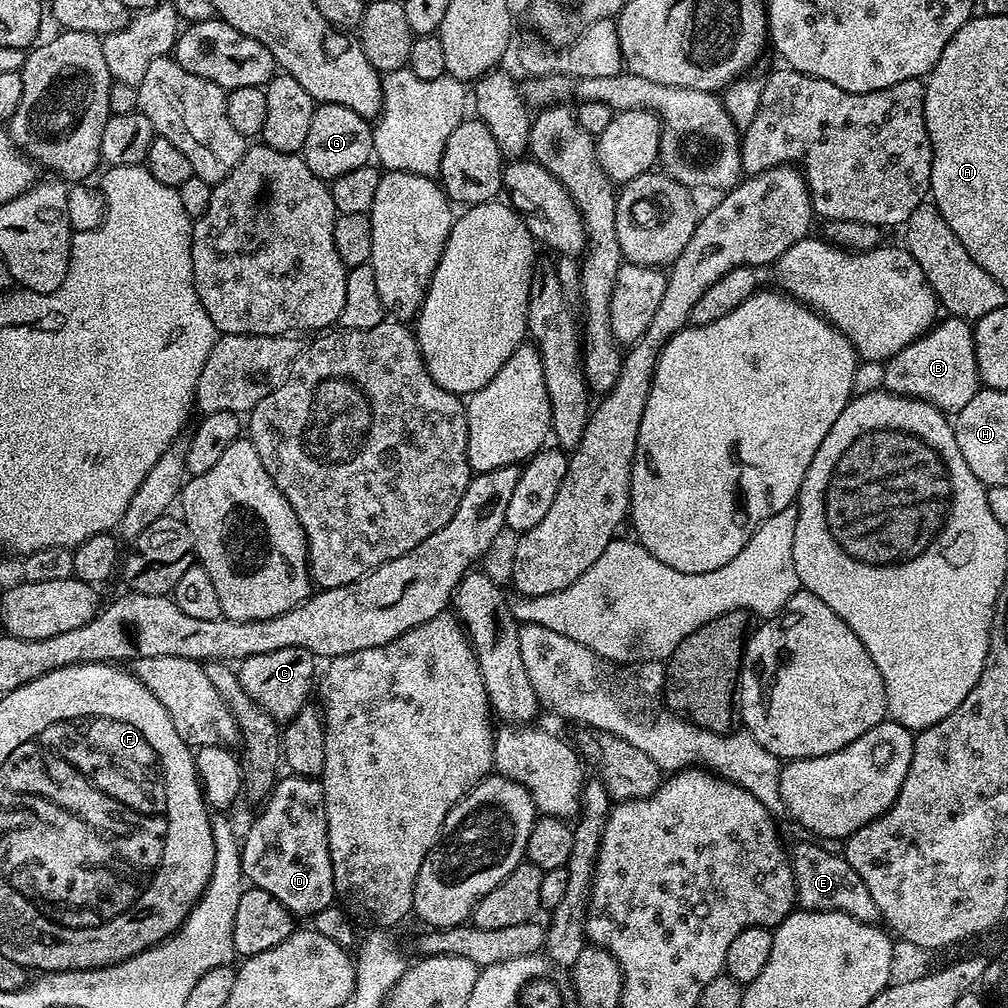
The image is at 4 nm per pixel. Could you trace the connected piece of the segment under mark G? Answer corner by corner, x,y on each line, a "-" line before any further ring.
319,105
314,110
310,134
306,134
306,142
302,149
306,166
310,166
310,170
314,170
314,174
325,182
337,180
342,174
350,174
350,170
358,170
358,166
373,159
372,129
373,125
369,121
354,114
354,110
346,106

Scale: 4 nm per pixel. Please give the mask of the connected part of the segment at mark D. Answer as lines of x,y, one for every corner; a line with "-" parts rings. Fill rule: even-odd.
288,774
277,779
276,784
272,787
272,793
269,794
267,800
263,801
260,813
256,816
256,821
248,828
248,833
243,833
242,843
240,846
240,865
244,871
245,881
253,888
261,888
266,890
266,894
274,894
274,898
278,898
278,902
282,902
282,906
286,906
286,910
292,913
293,917
308,916
314,918
322,910
333,907
336,900
336,891
334,890
334,870
330,862
330,846
328,845
328,823
326,822
326,802
324,801
324,786
319,779
311,776
297,776

